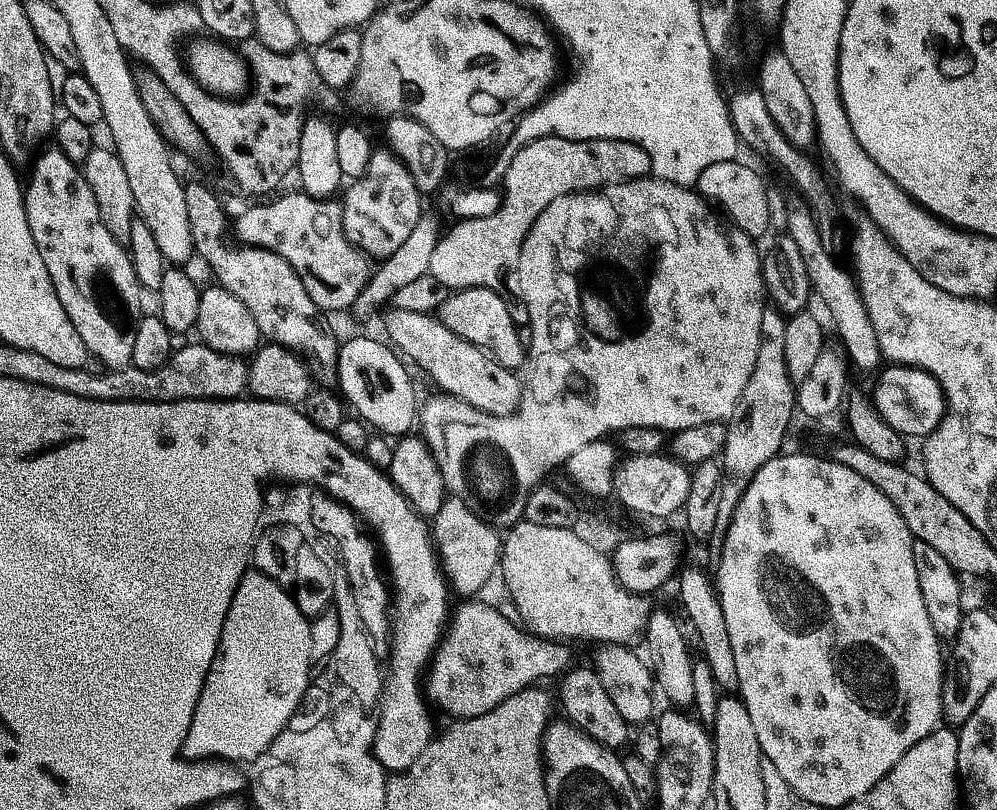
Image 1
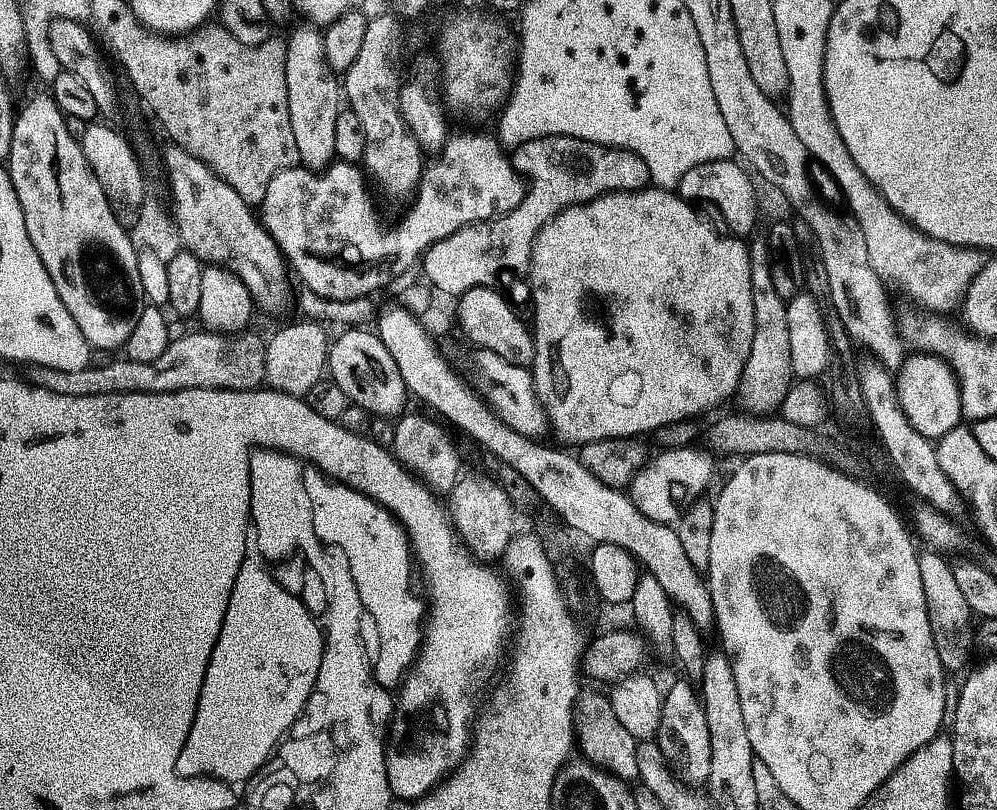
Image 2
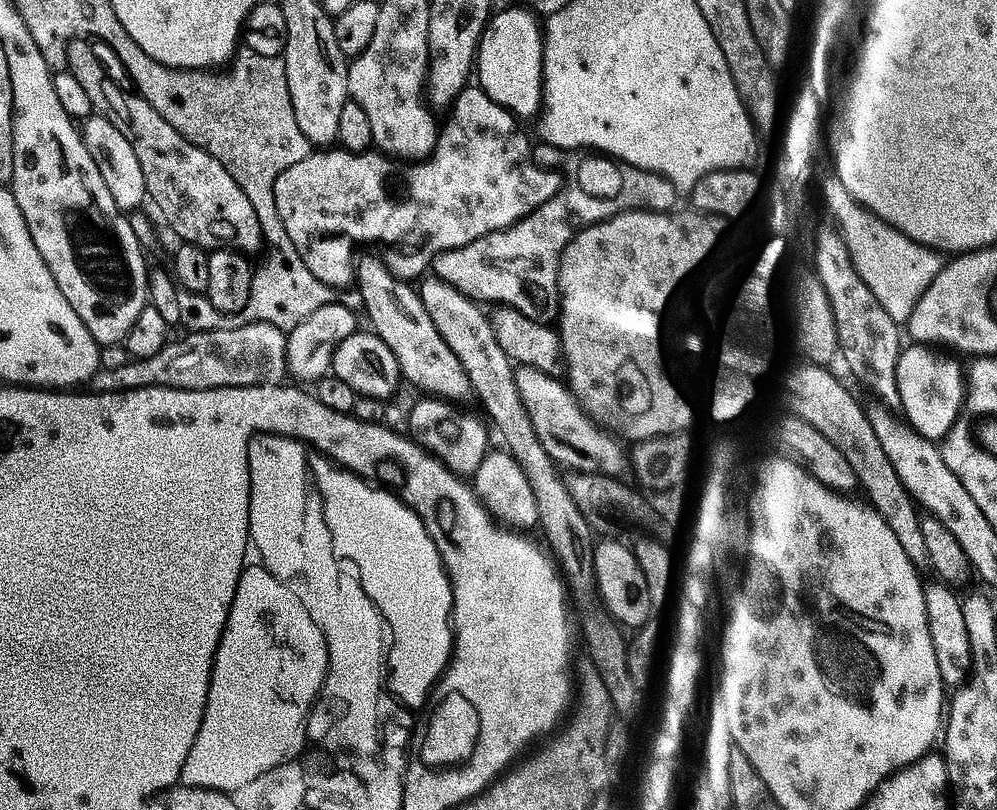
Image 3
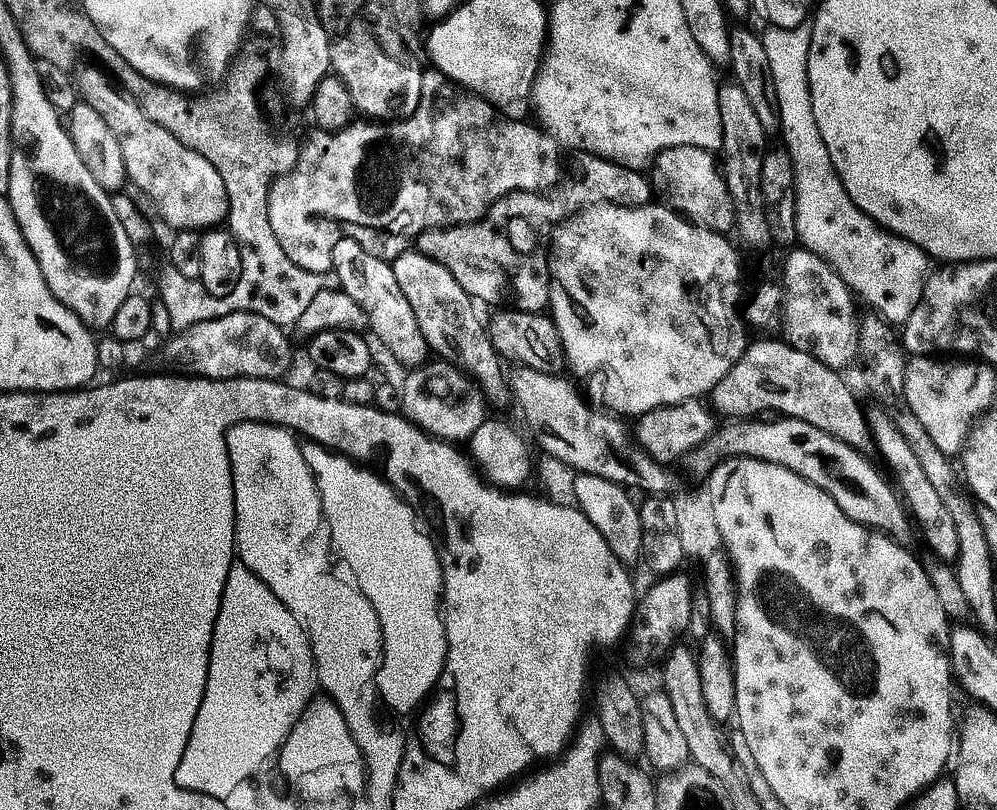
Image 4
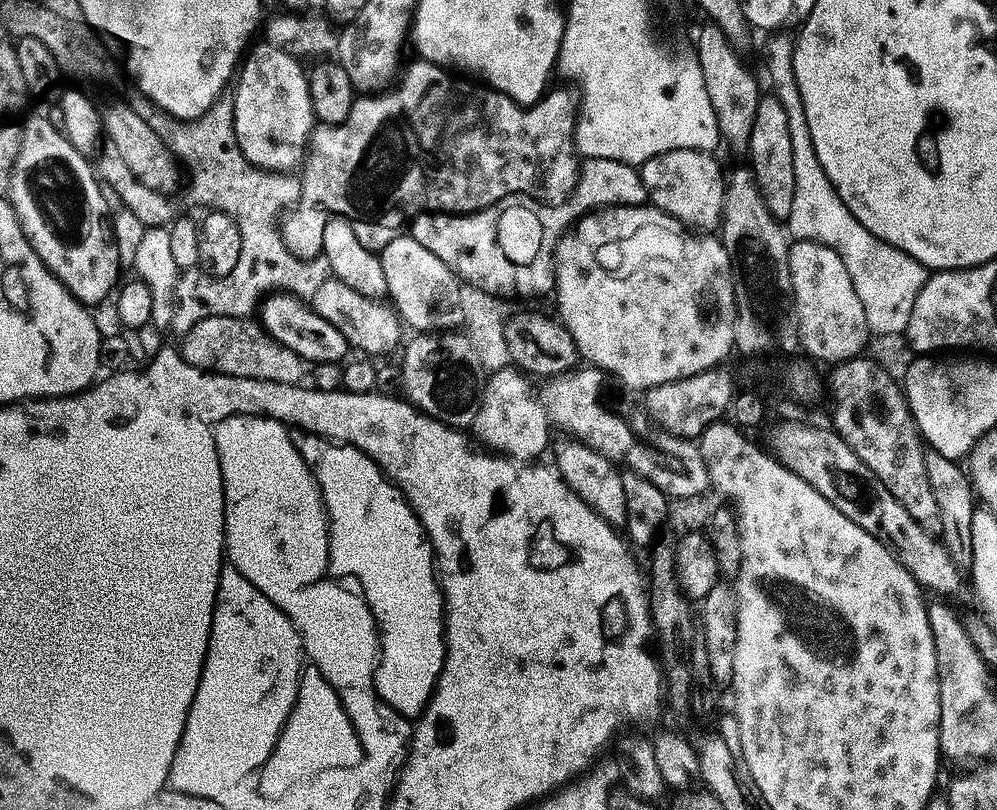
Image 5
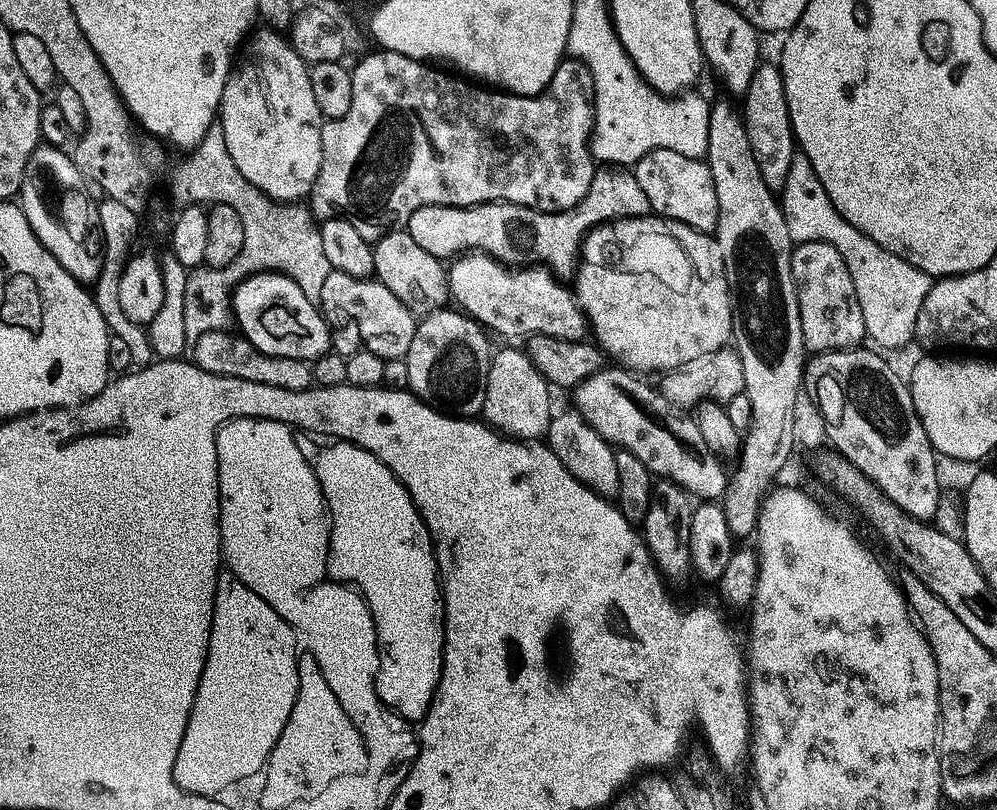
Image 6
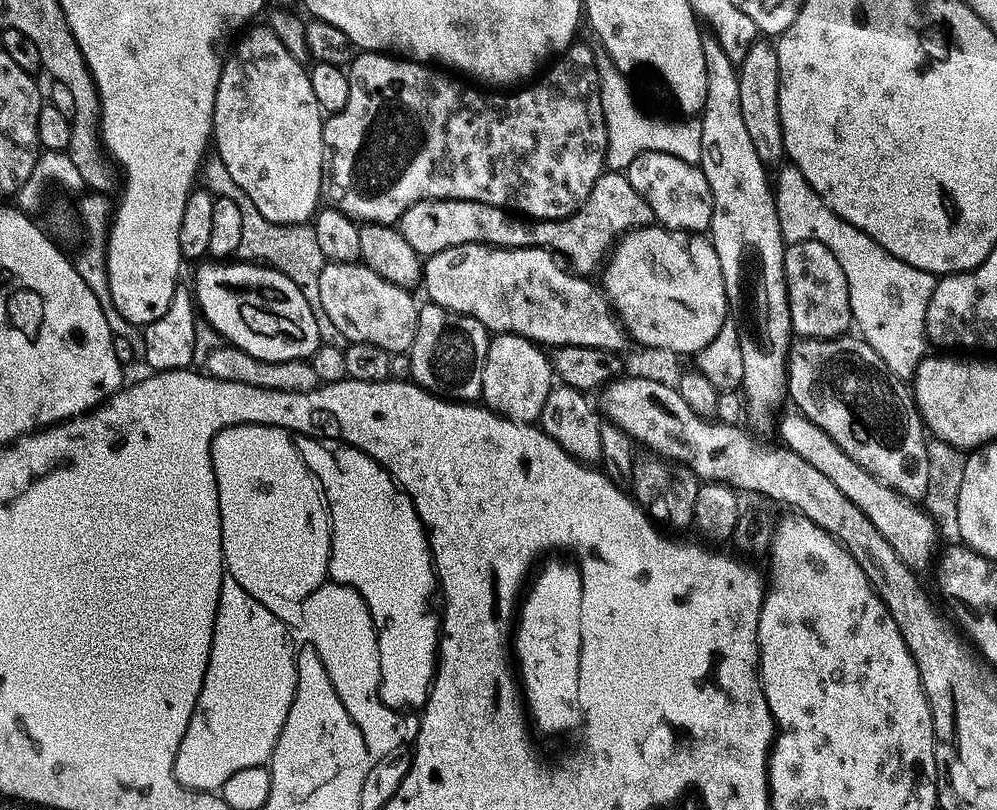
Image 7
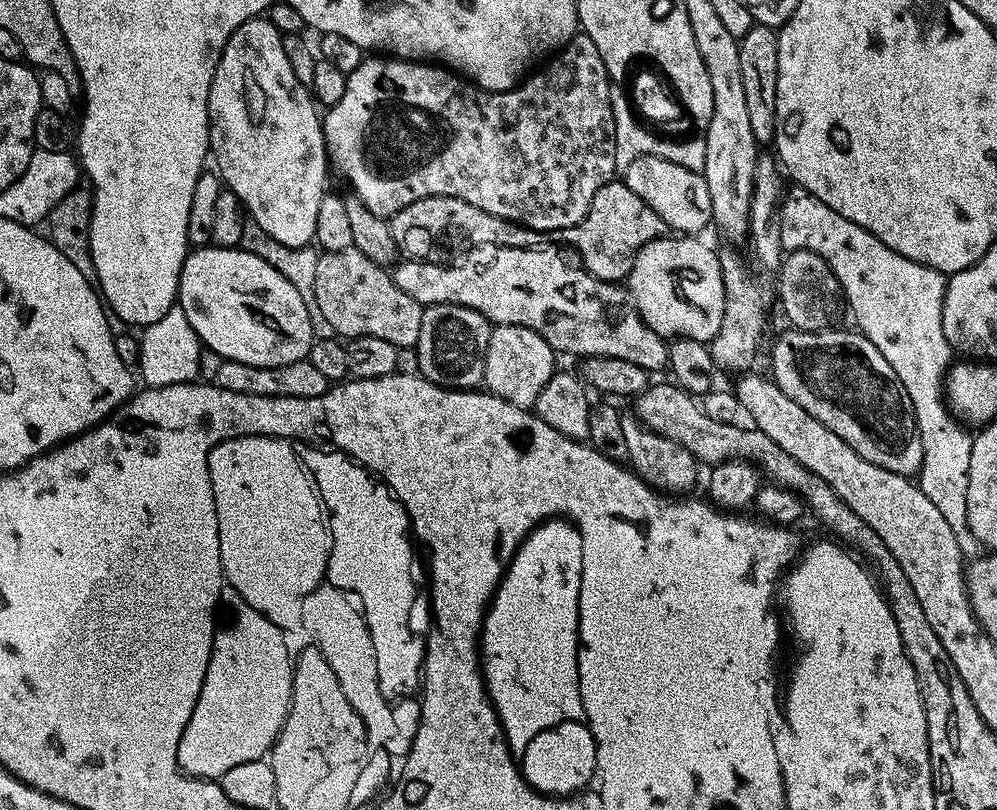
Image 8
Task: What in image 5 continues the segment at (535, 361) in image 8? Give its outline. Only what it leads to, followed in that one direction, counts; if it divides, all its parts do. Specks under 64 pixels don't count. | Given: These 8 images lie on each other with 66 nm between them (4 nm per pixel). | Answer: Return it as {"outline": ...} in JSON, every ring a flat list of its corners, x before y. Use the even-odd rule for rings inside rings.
{"outline":[[507,370,489,377,485,383,482,408,478,412,478,418,472,425,473,437,489,451,497,455,507,456,522,464,533,464,541,461,544,454,549,453,552,437,552,423,548,416,548,408,545,401,532,389,533,381,520,370]]}

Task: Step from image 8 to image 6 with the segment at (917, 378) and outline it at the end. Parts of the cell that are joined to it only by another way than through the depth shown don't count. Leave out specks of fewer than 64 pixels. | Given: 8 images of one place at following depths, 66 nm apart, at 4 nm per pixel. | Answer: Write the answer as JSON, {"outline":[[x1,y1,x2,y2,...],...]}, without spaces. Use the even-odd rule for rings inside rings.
{"outline":[[797,154,794,166,790,166,790,178,782,193,782,207,786,226,790,226,790,238,796,246,829,243,842,254,854,280,854,289,866,320,867,339,881,344,876,345,881,349,904,348,908,343,913,343,918,314,930,294,933,277,890,254,890,250,882,250,878,242,866,238,866,234,850,226,850,222,838,214,834,202,830,202,830,194,826,194,818,174,814,174,814,166,810,166,802,154]]}

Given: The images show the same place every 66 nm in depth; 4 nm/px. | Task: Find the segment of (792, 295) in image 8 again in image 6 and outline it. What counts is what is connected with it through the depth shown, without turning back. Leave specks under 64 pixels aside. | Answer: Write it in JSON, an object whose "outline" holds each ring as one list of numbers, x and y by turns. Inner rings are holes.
{"outline":[[804,243,795,247,792,270,799,294,804,342,809,353,820,355,859,347,866,339,866,320,858,302,854,280,845,259,829,243]]}

